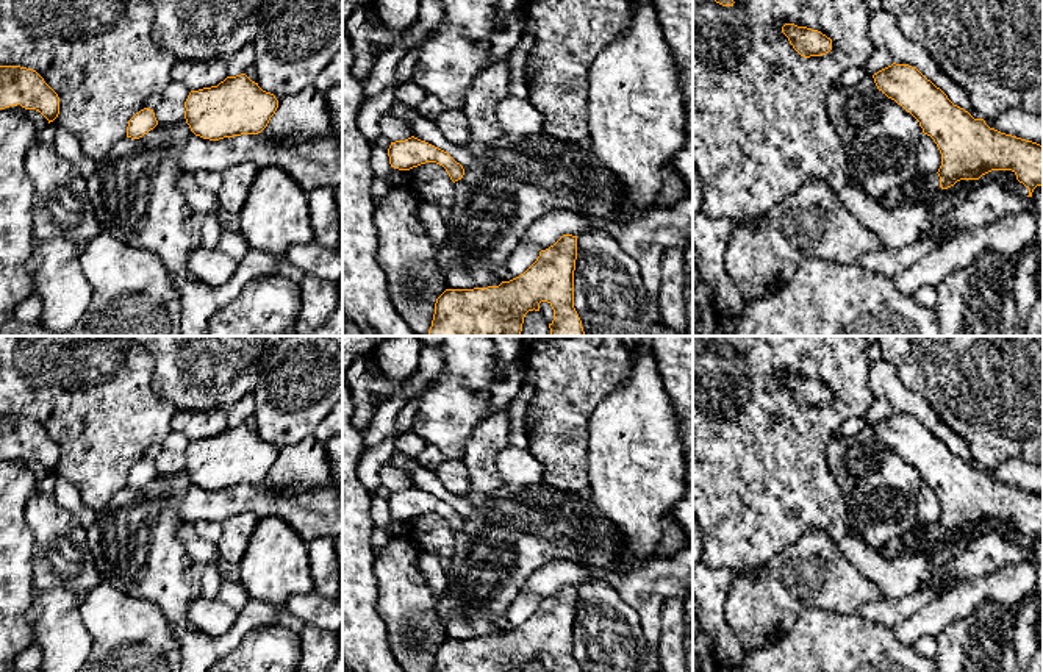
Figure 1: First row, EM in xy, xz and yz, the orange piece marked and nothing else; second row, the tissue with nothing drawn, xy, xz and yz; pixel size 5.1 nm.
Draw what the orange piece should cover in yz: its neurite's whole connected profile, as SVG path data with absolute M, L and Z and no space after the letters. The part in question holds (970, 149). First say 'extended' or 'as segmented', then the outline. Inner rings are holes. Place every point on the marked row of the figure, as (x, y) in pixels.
extended; M896 64L873 75L879 91L910 113L930 136L941 153L941 166L937 172L918 172L909 180L910 184L923 189L948 189L960 180L979 180L991 170L1012 170L1016 180L1029 189L1029 195L1037 186L1043 186L1043 147L1012 134L990 128L984 119L974 119L968 111L954 105L948 95L927 80L916 67Z

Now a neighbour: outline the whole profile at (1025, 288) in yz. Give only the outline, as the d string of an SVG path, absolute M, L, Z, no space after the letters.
M1043 186L1034 189L1032 200L1032 208L1038 214L1038 222L1035 238L1018 252L1013 283L1013 294L1016 298L1016 328L1013 336L1026 334L1029 313L1040 295L1035 273L1043 253Z

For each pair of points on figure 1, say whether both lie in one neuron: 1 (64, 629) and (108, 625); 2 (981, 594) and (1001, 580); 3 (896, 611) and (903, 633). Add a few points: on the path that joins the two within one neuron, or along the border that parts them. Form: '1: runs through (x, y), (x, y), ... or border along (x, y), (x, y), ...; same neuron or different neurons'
1: border along (78, 599), (78, 614), (91, 638), (89, 655); different neurons
2: runs through (985, 589), (996, 585); same neuron
3: border along (929, 602), (890, 627); different neurons

